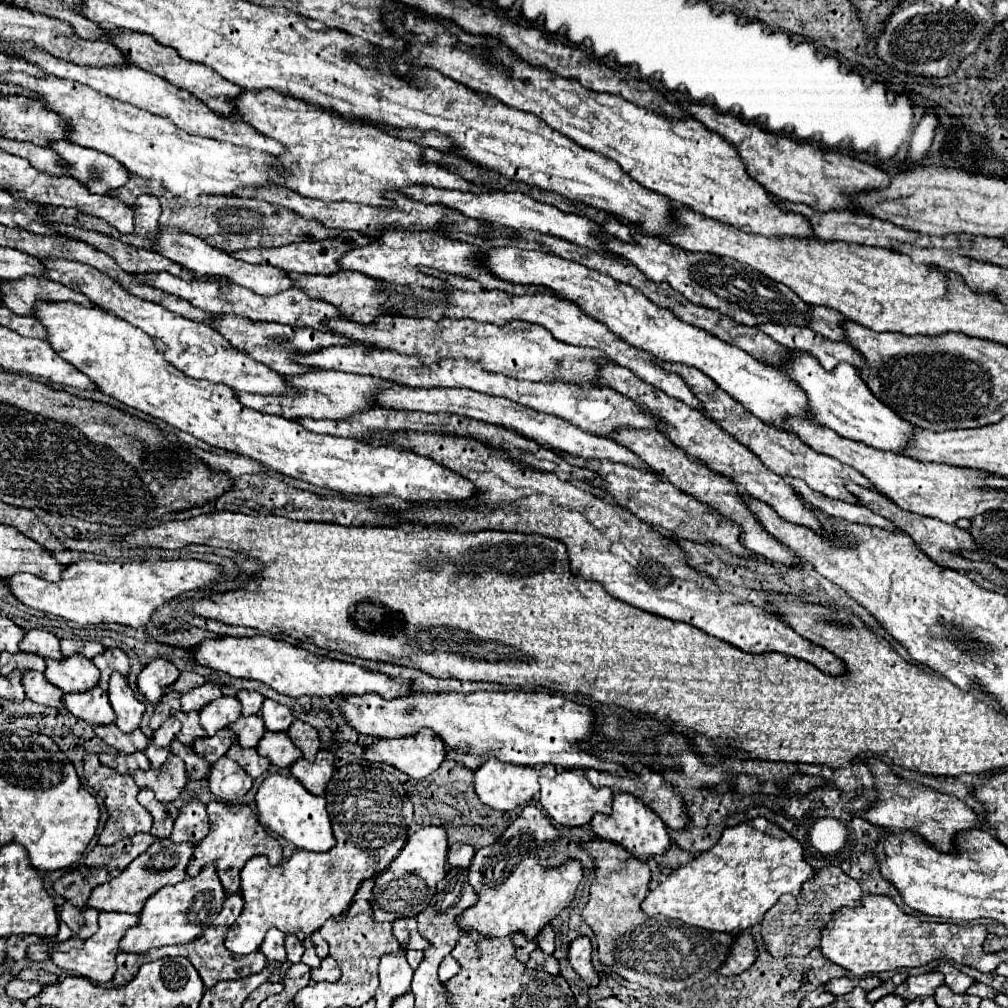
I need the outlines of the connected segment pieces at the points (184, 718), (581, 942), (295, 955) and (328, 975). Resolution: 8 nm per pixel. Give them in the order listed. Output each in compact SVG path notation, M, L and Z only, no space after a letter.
M173 711L173 715L175 715L177 719L181 719L181 723L183 723L183 729L181 729L181 733L177 735L177 741L179 741L179 743L191 745L197 737L205 737L205 735L207 735L205 729L203 729L201 723L199 723L199 715L197 715L195 711L191 711L191 713Z
M577 937L569 945L569 963L575 969L575 973L589 985L597 987L599 985L599 975L591 965L591 941L589 937Z
M285 937L285 947L287 947L287 957L289 957L289 963L299 963L301 961L301 955L305 951L303 943L297 939L297 937Z
M331 957L323 959L319 969L311 969L311 979L313 979L315 983L319 983L319 981L335 983L335 981L339 981L339 977L341 977L341 969L339 969L339 965L335 963L335 959L331 959Z

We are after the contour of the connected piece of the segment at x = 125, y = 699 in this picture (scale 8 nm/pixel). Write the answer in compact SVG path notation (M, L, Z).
M119 673L111 675L111 681L109 681L109 703L117 715L115 719L115 725L123 731L123 733L133 733L139 723L141 723L141 717L145 713L145 705L135 699L135 693L131 691L127 679Z

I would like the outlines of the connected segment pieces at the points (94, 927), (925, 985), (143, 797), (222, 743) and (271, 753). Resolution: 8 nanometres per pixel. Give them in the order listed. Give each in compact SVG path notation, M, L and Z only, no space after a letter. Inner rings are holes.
M85 908L83 910L85 925L80 929L77 935L72 935L71 938L87 939L98 930L99 911L93 908Z
M931 971L931 973L917 975L917 977L909 977L893 993L897 993L905 1001L913 1001L913 999L917 999L921 995L933 995L939 985L943 985L943 973Z
M141 789L137 795L137 801L151 813L153 817L153 827L151 827L151 835L153 837L169 837L173 831L173 823L179 815L177 807L173 803L159 803L155 799L155 795L151 795L151 791Z
M223 729L217 731L215 737L205 737L205 739L197 739L193 743L193 751L203 757L207 763L215 763L219 757L223 757L227 753L227 749L237 743L237 735L231 729Z
M267 731L267 735L259 741L257 753L267 757L277 767L291 767L295 759L303 757L299 747L291 743L287 733L271 733L271 731Z

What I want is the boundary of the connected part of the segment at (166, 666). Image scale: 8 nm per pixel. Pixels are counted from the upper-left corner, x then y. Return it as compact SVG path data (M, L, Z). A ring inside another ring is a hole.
M155 659L151 661L141 673L139 673L139 679L137 679L137 687L139 691L145 695L145 699L149 703L159 703L163 699L163 689L173 685L179 677L179 669L165 661L165 659Z

